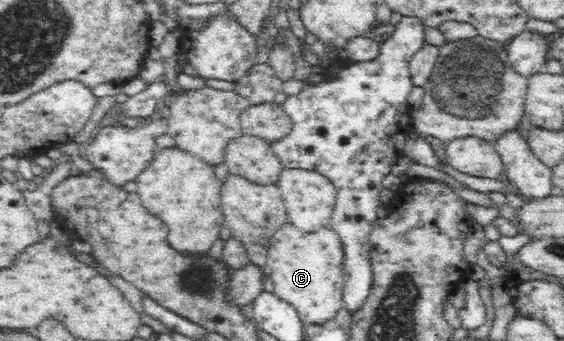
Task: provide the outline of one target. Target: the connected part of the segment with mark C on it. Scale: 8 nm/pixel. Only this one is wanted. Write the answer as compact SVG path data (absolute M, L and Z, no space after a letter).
M288 221L274 232L264 270L274 283L273 292L296 309L304 325L322 325L338 317L336 313L344 308L342 243L330 227L302 237L296 235L296 229Z

